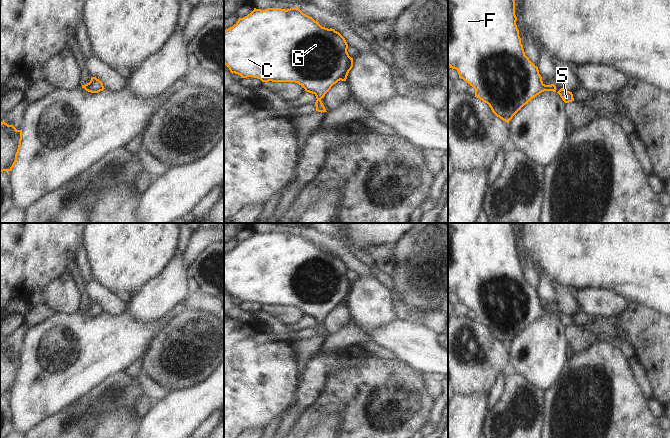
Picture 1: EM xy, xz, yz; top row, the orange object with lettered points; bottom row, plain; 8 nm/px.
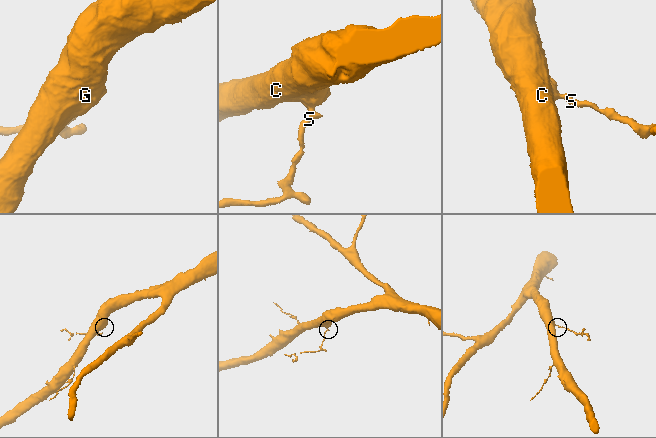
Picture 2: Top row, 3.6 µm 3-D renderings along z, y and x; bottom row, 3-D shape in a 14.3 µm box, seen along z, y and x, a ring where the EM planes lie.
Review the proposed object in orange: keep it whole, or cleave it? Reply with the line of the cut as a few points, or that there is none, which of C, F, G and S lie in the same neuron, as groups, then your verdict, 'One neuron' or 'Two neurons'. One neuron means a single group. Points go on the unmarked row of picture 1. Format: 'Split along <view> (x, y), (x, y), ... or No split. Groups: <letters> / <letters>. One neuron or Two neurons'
No split. Groups: C F G S. One neuron

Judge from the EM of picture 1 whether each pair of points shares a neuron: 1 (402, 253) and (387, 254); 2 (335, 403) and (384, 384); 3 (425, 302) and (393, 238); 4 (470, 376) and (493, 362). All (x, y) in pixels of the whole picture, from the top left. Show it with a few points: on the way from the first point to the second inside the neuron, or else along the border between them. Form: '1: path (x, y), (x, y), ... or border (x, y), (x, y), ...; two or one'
1: border (396, 245), (395, 258), (398, 268), (392, 277); two
2: path (347, 395), (372, 395); one
3: border (408, 233), (395, 244); two
4: path (476, 370), (487, 362); one

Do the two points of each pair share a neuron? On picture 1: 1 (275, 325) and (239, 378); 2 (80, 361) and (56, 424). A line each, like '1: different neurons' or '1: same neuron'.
1: same neuron
2: different neurons

